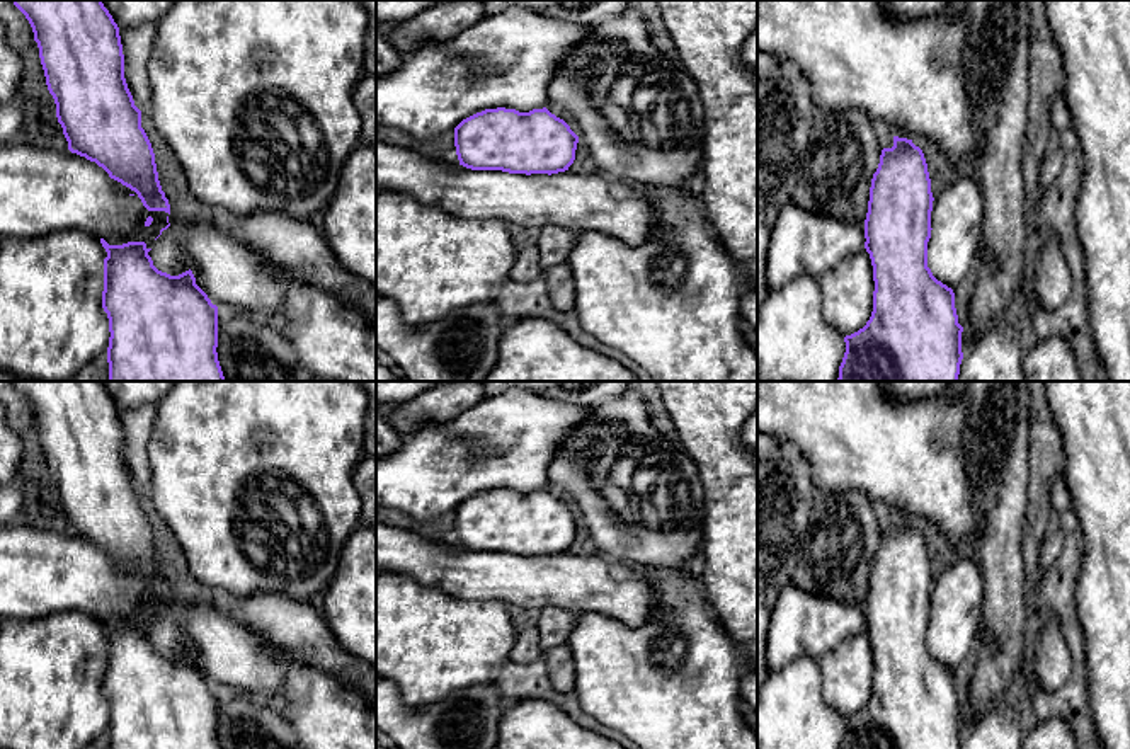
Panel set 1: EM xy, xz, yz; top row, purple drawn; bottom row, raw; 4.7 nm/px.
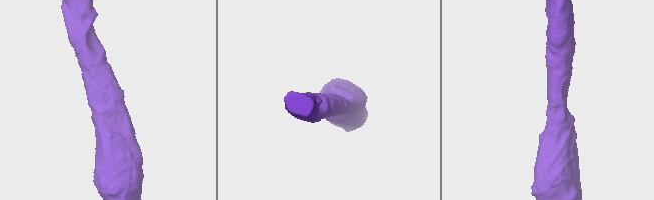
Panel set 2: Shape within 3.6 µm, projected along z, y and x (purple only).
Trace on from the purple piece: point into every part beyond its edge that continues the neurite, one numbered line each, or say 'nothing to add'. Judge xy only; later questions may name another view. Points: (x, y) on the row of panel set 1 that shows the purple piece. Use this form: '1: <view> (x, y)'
nothing to add

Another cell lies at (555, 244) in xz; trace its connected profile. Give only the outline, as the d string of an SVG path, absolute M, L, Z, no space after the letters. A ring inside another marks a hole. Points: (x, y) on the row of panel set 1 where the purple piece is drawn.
M555 225L541 228L536 243L541 255L541 267L546 271L567 262L579 237L580 233L570 228L560 228Z

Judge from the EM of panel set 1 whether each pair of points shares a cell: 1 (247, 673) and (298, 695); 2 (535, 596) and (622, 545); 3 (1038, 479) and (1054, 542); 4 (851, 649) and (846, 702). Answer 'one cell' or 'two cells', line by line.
1: two cells
2: two cells
3: two cells
4: one cell

